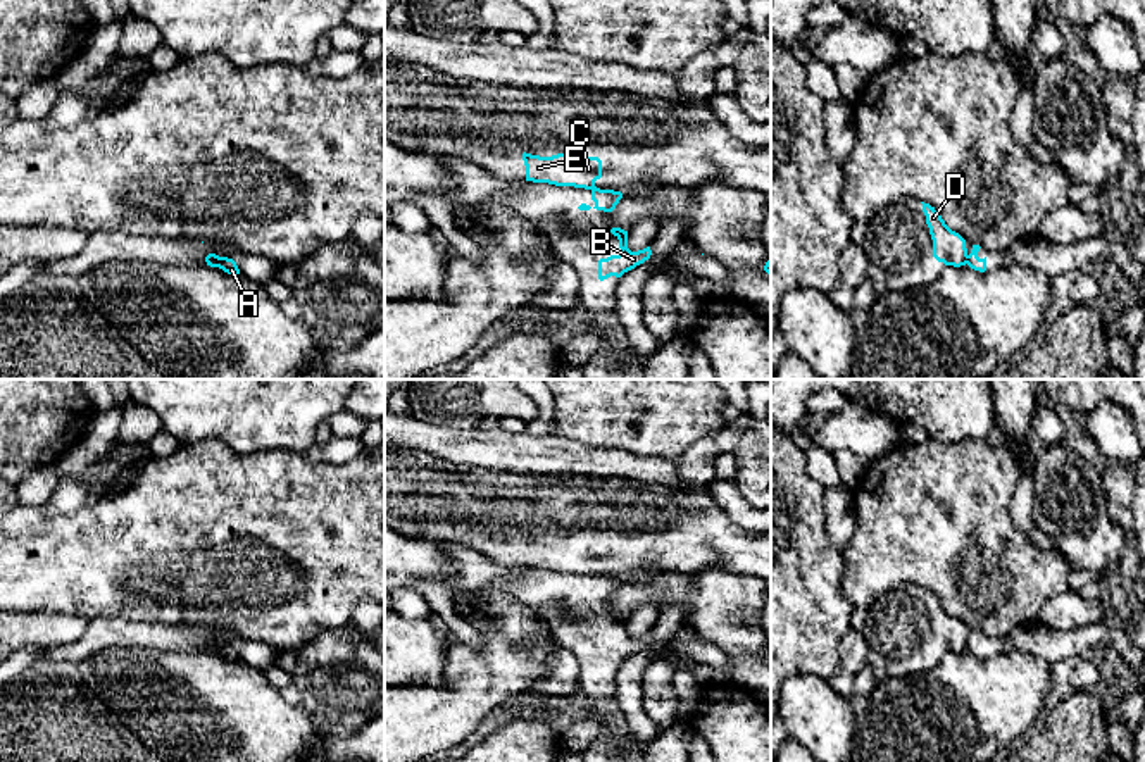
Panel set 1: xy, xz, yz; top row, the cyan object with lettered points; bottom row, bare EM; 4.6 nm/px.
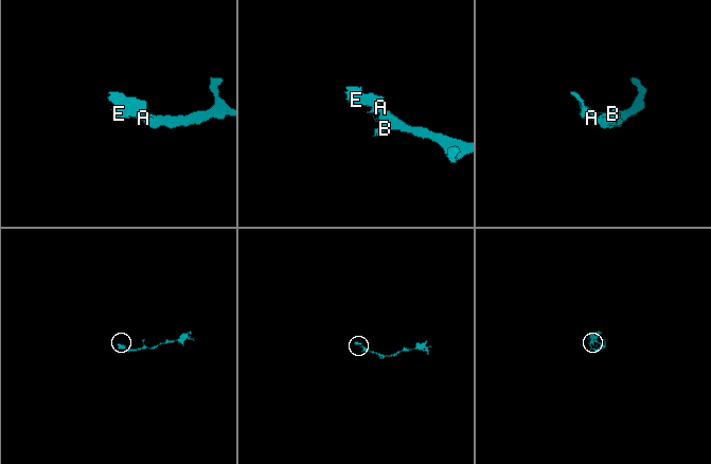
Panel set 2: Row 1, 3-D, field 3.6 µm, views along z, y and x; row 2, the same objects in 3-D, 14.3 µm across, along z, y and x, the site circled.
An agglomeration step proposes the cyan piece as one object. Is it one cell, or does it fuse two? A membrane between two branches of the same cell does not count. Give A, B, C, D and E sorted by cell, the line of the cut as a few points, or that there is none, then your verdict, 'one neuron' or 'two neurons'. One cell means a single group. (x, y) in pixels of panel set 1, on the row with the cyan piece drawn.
A B / C D E; cut in yz along (966, 256), (968, 262); two neurons

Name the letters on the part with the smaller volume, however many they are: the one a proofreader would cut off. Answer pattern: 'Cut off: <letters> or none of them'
Cut off: C, D, E

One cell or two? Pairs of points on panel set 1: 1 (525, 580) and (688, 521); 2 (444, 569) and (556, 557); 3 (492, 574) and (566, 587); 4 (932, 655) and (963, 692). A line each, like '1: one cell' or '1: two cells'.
1: two cells
2: two cells
3: one cell
4: two cells

